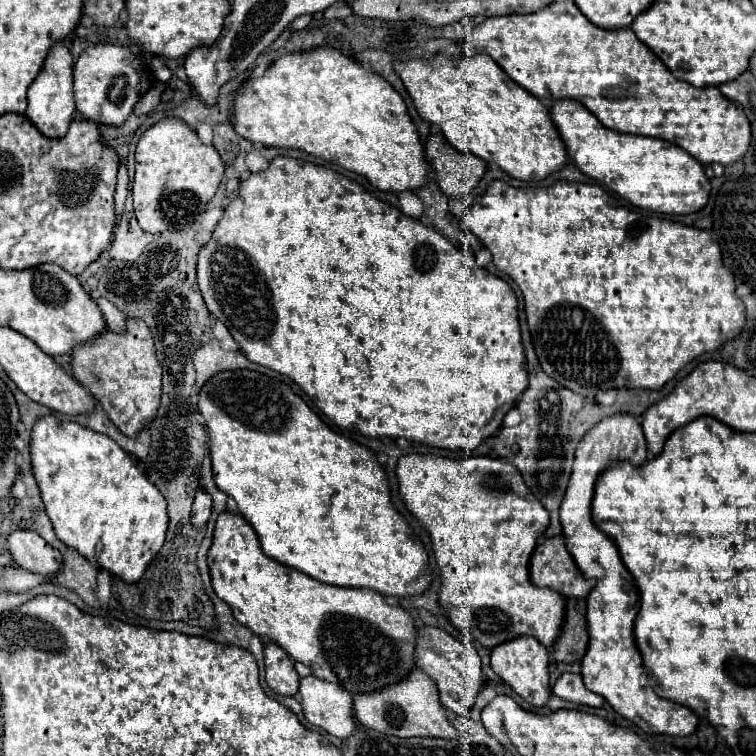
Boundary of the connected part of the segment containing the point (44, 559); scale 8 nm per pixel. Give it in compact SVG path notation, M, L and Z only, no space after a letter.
M16 530L8 534L6 542L8 542L8 552L12 554L14 562L20 568L26 568L42 576L48 576L48 574L56 576L60 572L62 556L58 554L58 550L50 548L44 542L44 538L40 538L36 532Z

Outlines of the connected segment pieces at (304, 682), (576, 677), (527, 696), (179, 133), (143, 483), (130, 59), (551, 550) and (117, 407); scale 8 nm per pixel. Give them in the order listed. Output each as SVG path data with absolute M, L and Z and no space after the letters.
M304 676L300 678L298 694L304 716L310 724L338 738L348 738L356 730L352 694L338 684L330 684L316 676Z
M562 674L558 678L558 682L554 684L554 694L564 700L570 700L574 704L586 704L586 706L596 706L596 708L600 708L604 704L604 698L600 694L590 692L582 684L580 674Z
M518 636L514 640L502 642L496 648L492 648L492 670L508 684L512 686L512 690L522 696L528 704L532 706L542 706L548 696L550 696L550 688L548 688L548 648L542 646L536 638L532 636Z
M164 118L144 130L136 144L136 174L132 182L134 214L144 232L164 232L190 226L216 194L224 162L214 146L204 144L180 118Z
M50 414L40 416L32 426L30 460L32 474L38 482L46 514L56 536L66 546L88 558L94 566L112 572L124 582L136 582L164 544L168 514L162 492L148 482L144 472L136 468L134 460L122 452L112 438L106 438L106 434L98 434L76 422L62 422Z
M98 44L86 48L76 64L74 74L74 102L76 110L92 122L122 126L122 122L132 112L138 98L144 94L144 66L128 48L120 44Z
M562 536L546 538L530 558L530 582L546 586L564 598L586 598L594 580L586 580L564 546Z
M138 318L126 320L124 332L102 330L90 342L72 350L72 370L80 384L102 404L108 418L126 436L136 436L154 420L162 394L162 366L156 360L154 342L148 326Z

